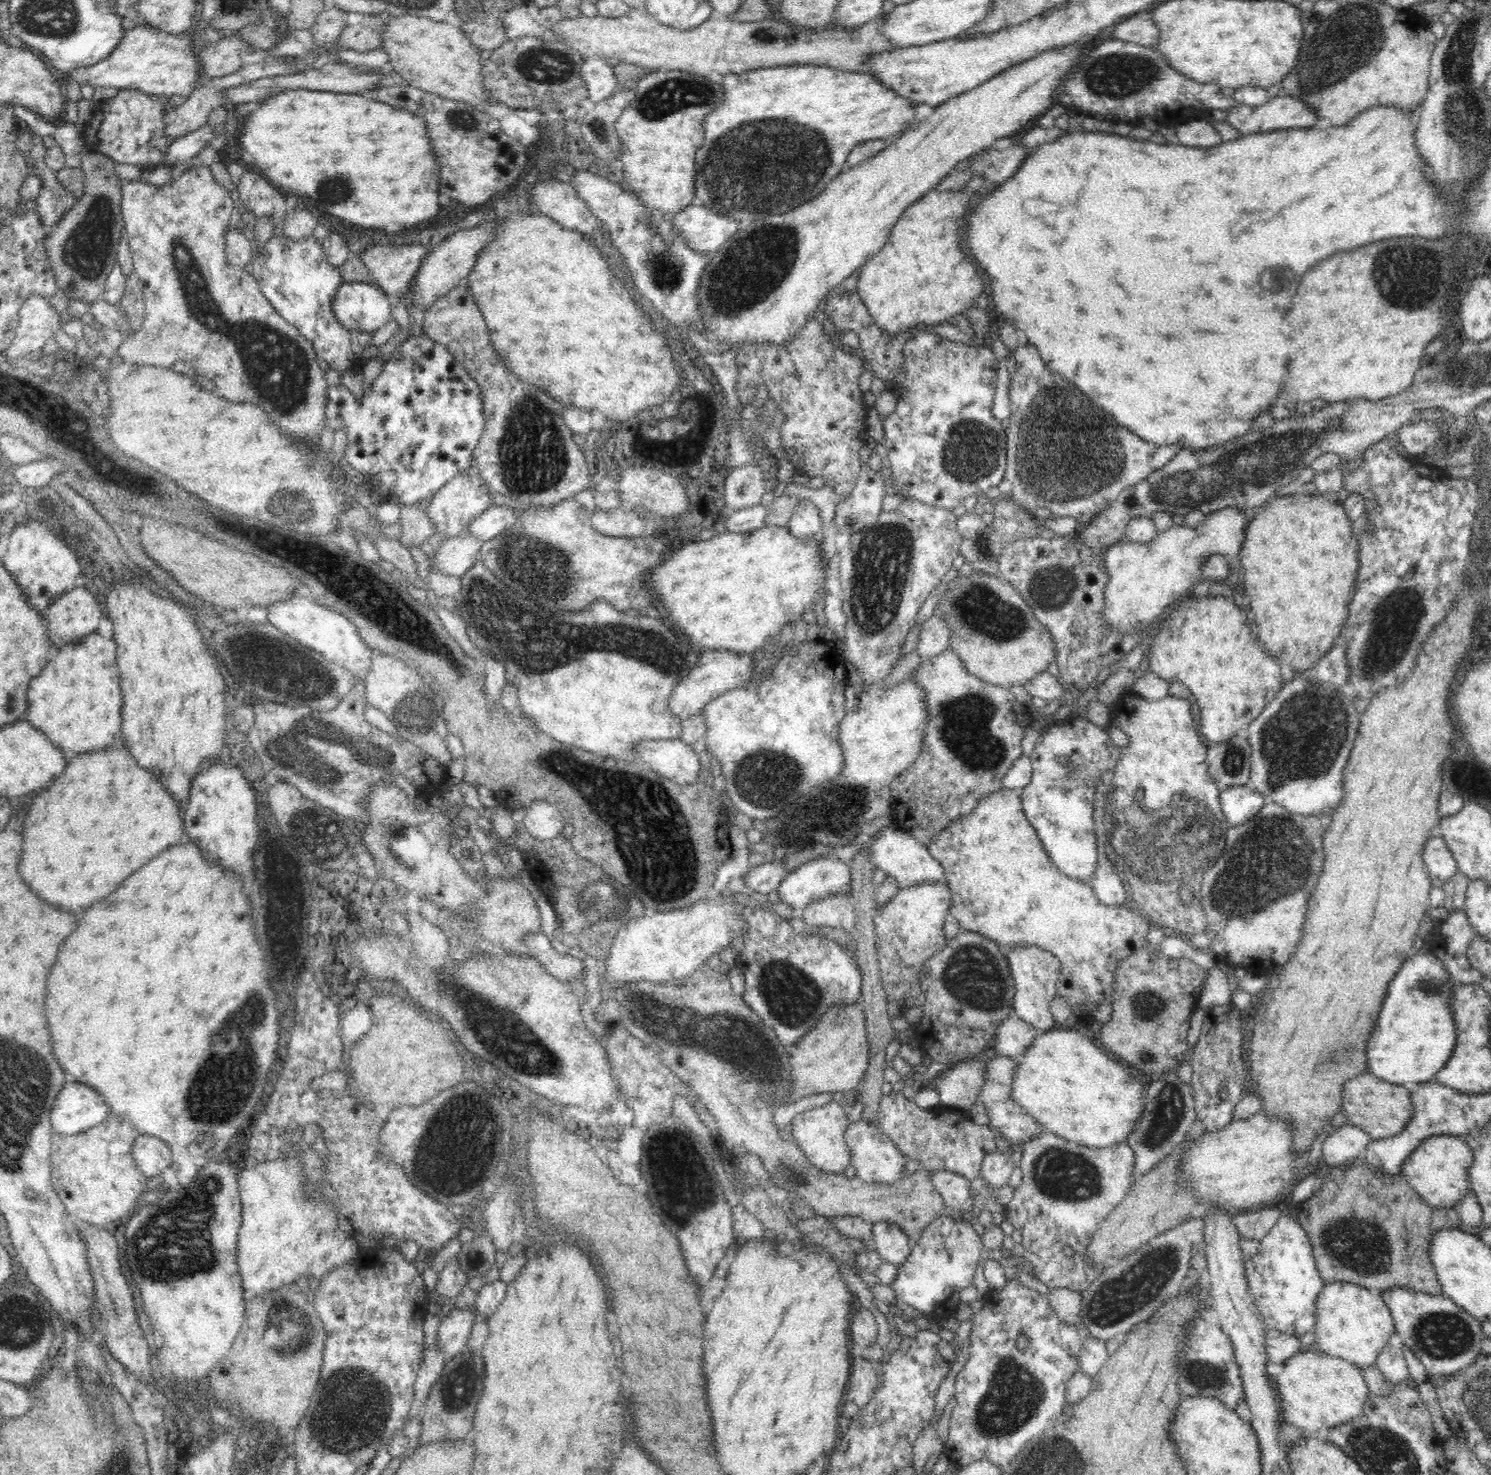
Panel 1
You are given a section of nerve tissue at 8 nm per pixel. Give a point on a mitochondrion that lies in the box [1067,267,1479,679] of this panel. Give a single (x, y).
(1252, 465)

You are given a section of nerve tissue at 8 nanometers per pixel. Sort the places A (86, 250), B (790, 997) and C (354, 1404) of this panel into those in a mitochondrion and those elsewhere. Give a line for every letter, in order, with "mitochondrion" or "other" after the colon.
A: mitochondrion
B: mitochondrion
C: mitochondrion

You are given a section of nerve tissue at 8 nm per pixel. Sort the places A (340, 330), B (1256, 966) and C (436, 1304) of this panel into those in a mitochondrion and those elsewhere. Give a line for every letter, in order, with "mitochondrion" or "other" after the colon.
A: other
B: other
C: other

